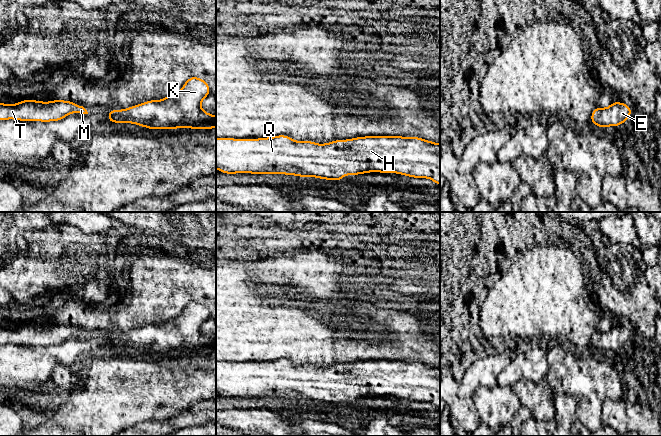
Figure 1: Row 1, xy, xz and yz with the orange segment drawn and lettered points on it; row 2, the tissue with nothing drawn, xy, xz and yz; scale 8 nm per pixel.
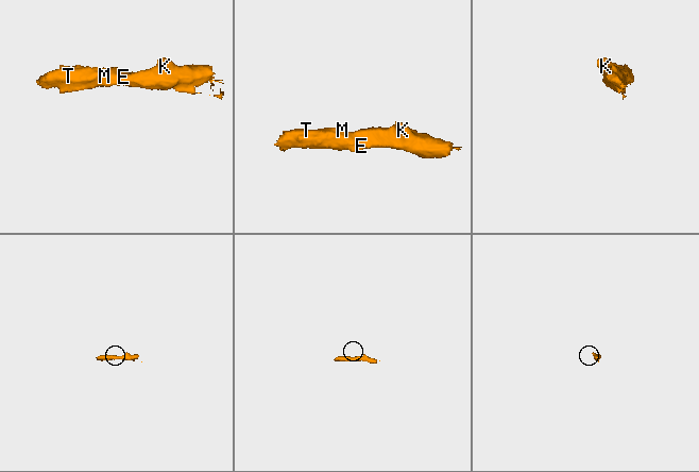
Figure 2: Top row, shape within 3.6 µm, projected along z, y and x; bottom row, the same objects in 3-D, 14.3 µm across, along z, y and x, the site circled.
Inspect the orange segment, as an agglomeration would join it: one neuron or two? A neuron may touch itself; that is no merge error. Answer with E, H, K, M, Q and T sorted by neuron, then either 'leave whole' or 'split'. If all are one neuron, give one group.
E H K M Q T | leave whole

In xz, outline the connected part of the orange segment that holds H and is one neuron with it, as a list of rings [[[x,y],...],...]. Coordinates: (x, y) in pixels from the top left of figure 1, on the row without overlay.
[[[286,359],[260,363],[216,363],[216,392],[218,395],[253,398],[297,399],[299,401],[318,401],[328,404],[342,404],[345,398],[351,400],[367,396],[393,396],[414,402],[431,402],[440,409],[440,368],[418,361],[367,360],[348,364],[335,364],[327,368],[316,368],[312,365],[295,365]]]

